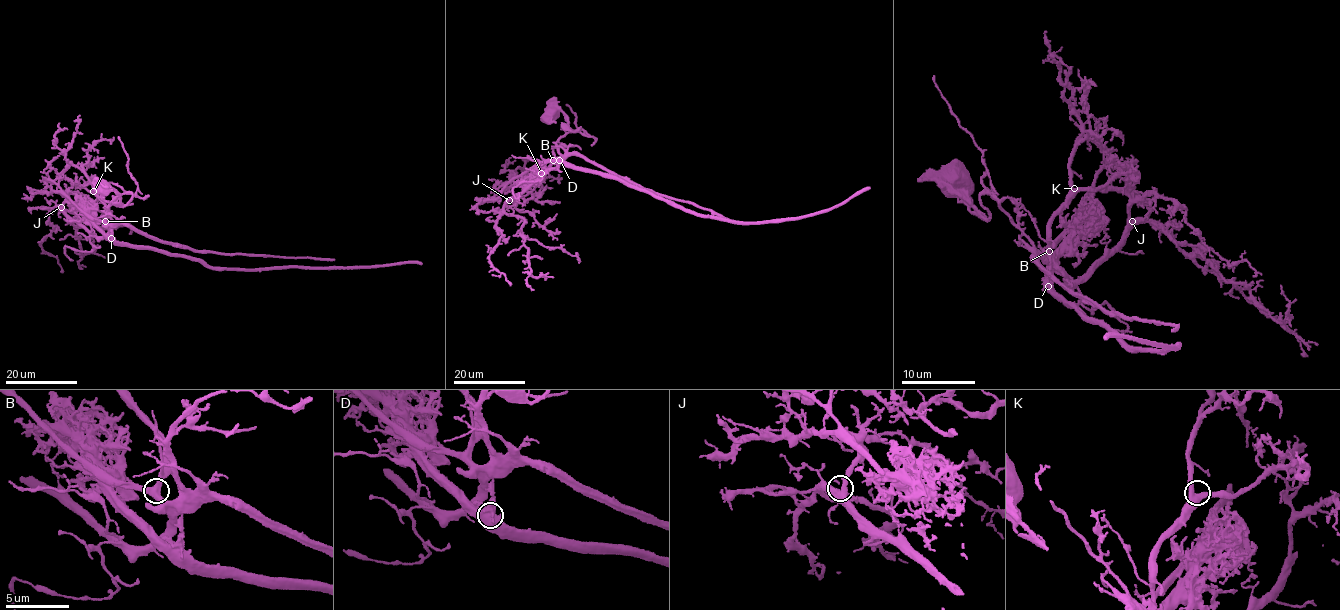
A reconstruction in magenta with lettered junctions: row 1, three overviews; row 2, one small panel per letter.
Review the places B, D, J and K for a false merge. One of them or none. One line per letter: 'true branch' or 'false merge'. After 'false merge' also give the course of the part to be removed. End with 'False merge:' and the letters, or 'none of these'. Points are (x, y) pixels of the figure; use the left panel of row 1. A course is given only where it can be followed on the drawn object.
B: true branch
D: false merge; course (111, 238), (197, 259), (213, 268), (336, 268), (421, 263)
J: true branch
K: true branch
False merge: D

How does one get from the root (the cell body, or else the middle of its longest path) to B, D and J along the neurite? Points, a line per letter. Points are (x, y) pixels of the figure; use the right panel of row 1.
B: (949, 182), (943, 186), (952, 188), (984, 219), (989, 212), (980, 195), (989, 194), (1043, 256), (1049, 251)
D: (949, 182), (943, 186), (984, 219), (989, 212), (980, 195), (997, 201), (1049, 266), (1049, 286)
J: (949, 182), (943, 186), (984, 219), (989, 212), (980, 195), (989, 194), (1069, 282), (1078, 282), (1132, 221)

